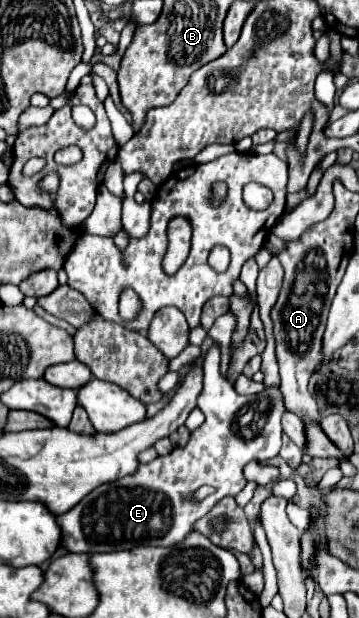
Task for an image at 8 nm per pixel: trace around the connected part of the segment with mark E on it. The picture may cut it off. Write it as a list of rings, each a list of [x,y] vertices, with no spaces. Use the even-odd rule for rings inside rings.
[[[211,347],[203,355],[203,389],[197,397],[197,407],[205,413],[205,421],[201,427],[197,427],[191,433],[189,443],[183,449],[173,449],[165,457],[157,457],[155,461],[141,465],[133,475],[117,479],[113,483],[105,483],[91,491],[89,497],[85,497],[77,507],[67,511],[67,515],[59,515],[57,523],[63,531],[63,541],[61,545],[67,547],[73,553],[111,553],[111,551],[123,551],[131,547],[141,547],[141,545],[161,545],[161,547],[171,547],[181,543],[195,527],[195,523],[205,517],[217,501],[221,501],[227,495],[237,495],[247,479],[243,477],[243,467],[249,461],[257,460],[267,462],[273,457],[277,457],[281,449],[281,417],[285,415],[285,401],[281,389],[275,387],[265,387],[257,395],[239,395],[225,377],[219,373],[219,347]],[[201,485],[211,485],[215,489],[213,495],[209,495],[205,501],[185,501],[185,495],[191,495],[195,487]]]

